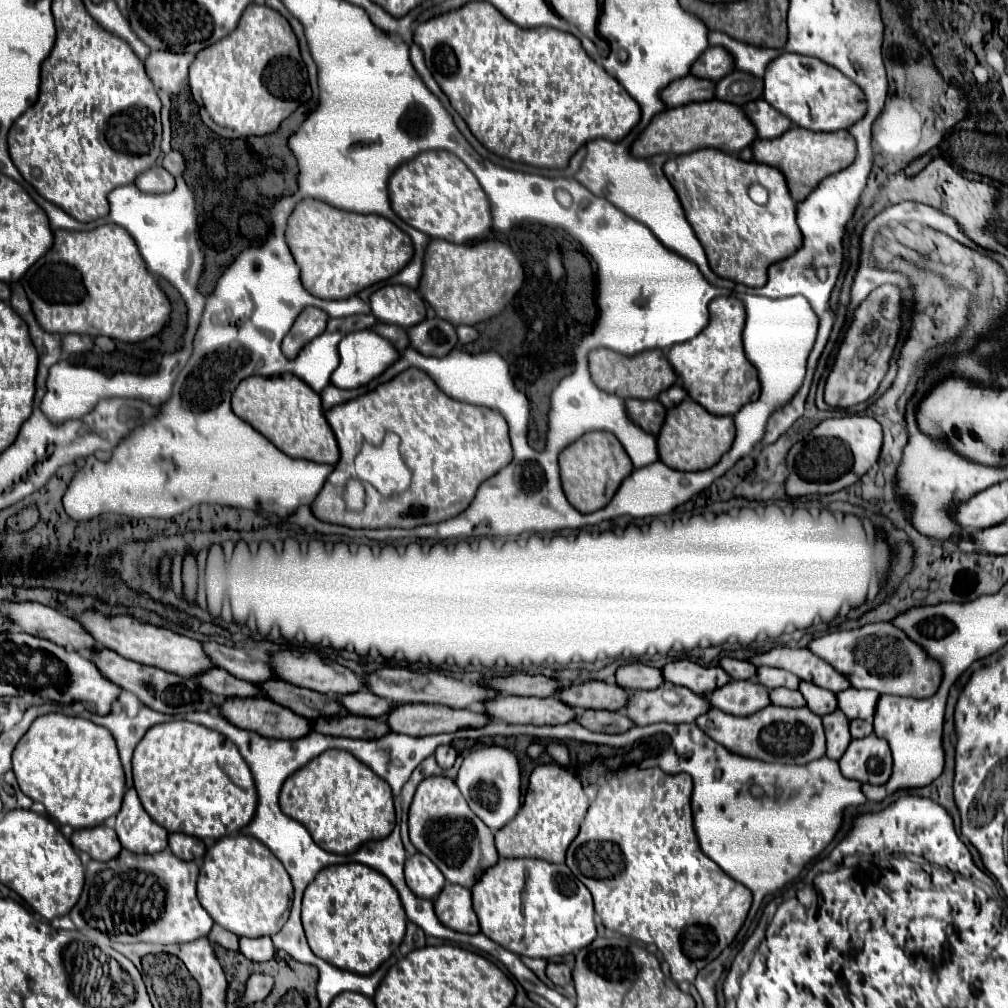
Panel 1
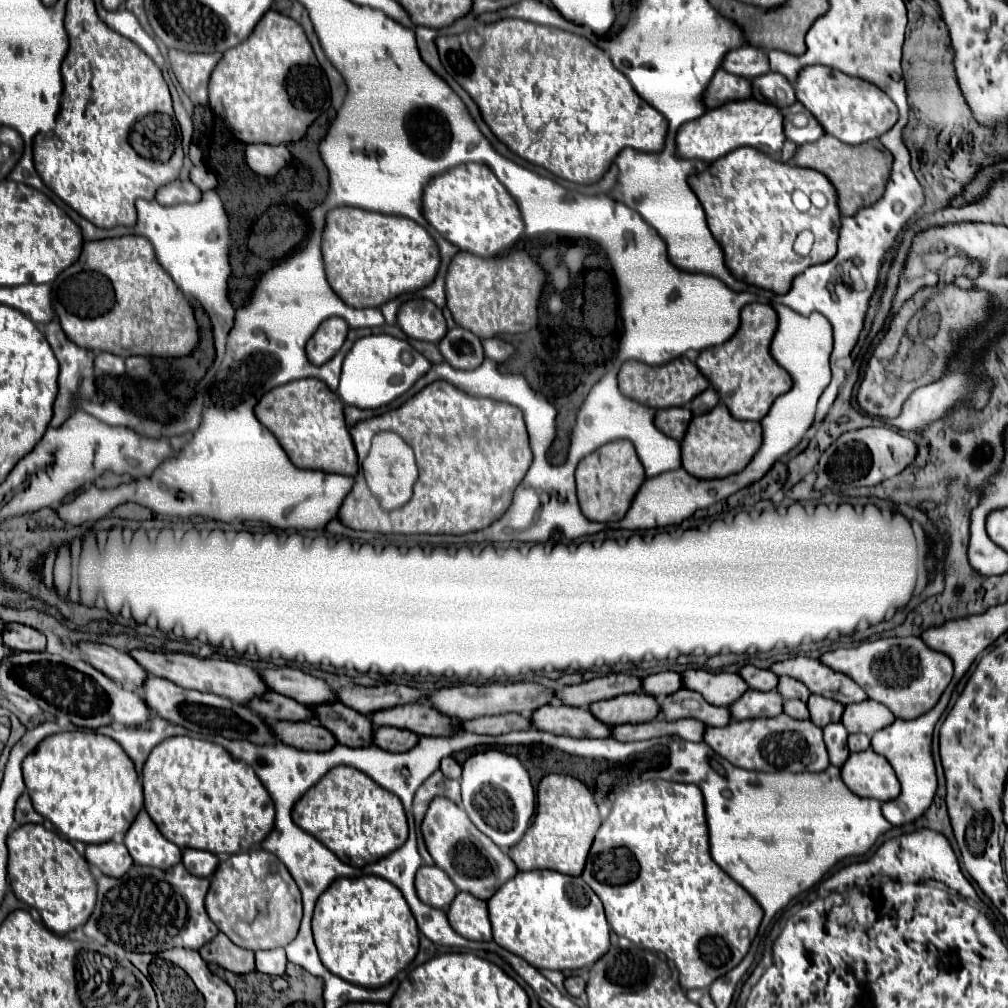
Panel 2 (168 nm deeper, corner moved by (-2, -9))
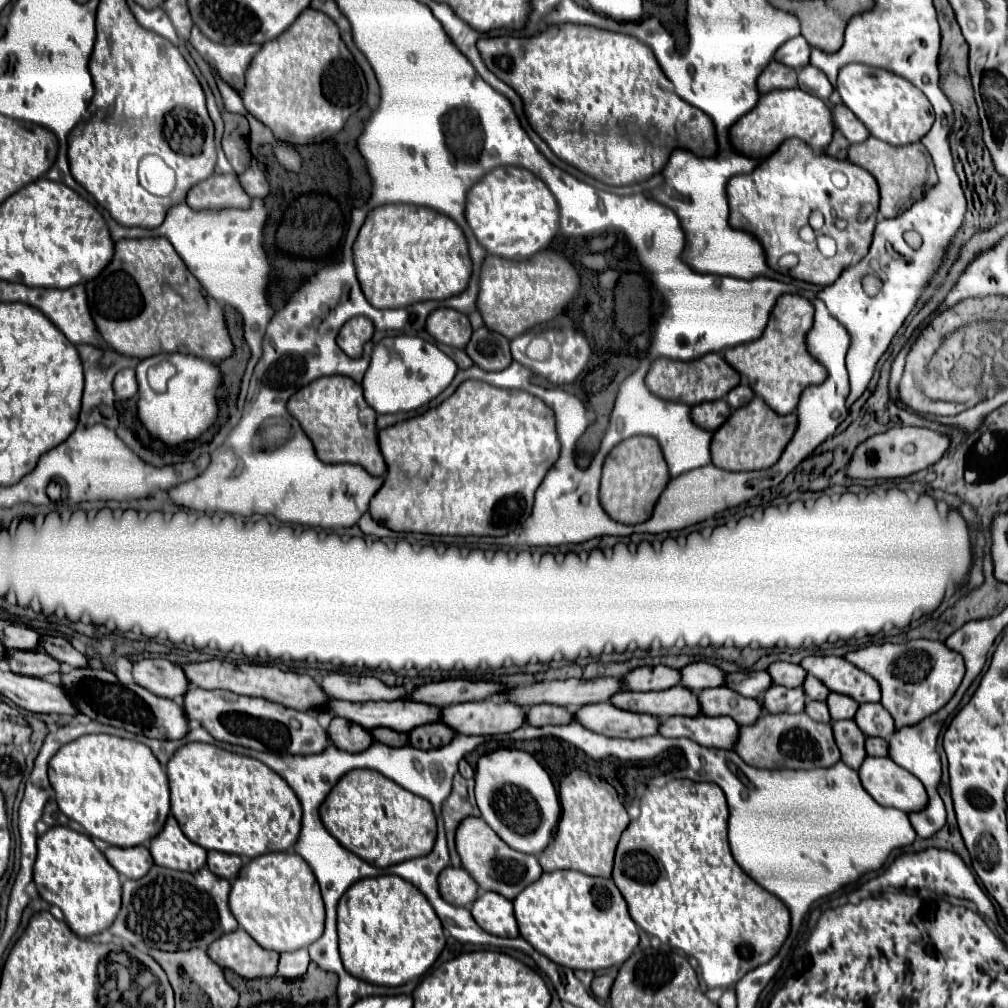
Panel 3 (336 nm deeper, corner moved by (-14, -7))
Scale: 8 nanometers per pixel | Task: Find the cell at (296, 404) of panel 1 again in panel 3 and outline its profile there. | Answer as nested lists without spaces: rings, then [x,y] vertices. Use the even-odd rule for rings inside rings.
[[[330,375],[312,381],[310,385],[296,391],[288,403],[288,413],[300,423],[308,439],[312,441],[316,455],[322,463],[356,463],[370,475],[384,475],[386,465],[380,457],[376,439],[376,413],[362,397],[362,389],[350,377]],[[324,425],[324,435],[322,435]]]

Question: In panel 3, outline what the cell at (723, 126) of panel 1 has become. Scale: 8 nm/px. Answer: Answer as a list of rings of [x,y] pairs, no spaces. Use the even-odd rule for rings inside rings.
[[[784,89],[784,91],[772,91],[768,95],[762,95],[756,103],[756,109],[748,111],[744,117],[740,117],[738,123],[730,127],[732,135],[730,141],[734,149],[748,157],[764,157],[764,153],[772,153],[780,141],[798,137],[804,143],[812,145],[816,151],[824,151],[832,139],[832,117],[828,115],[828,105],[810,95],[804,89]]]

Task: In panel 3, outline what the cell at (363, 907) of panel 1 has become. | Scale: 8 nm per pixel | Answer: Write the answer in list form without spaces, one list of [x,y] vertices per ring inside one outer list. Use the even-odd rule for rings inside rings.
[[[396,875],[360,879],[338,901],[338,945],[344,969],[366,983],[398,987],[414,977],[422,977],[444,949],[446,937],[428,899],[408,881]]]

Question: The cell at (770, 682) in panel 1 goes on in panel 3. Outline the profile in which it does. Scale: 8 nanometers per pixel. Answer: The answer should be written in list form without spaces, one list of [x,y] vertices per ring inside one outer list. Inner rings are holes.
[[[808,675],[808,677],[806,677],[802,689],[804,689],[806,697],[808,697],[808,699],[814,699],[814,701],[826,701],[826,697],[828,697],[828,693],[830,693],[828,687],[826,687],[822,681],[818,681],[814,675]]]

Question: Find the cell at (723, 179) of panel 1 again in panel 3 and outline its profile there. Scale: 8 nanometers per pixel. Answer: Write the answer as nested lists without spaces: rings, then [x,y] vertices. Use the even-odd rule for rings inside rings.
[[[800,139],[784,141],[774,153],[760,159],[752,173],[732,177],[726,185],[726,193],[730,203],[730,227],[742,229],[758,239],[766,253],[766,263],[774,271],[780,271],[778,261],[782,255],[794,253],[798,257],[798,263],[796,267],[788,269],[788,275],[824,287],[830,285],[844,267],[850,263],[856,265],[868,253],[876,217],[870,215],[868,219],[860,221],[858,213],[862,205],[878,203],[878,187],[874,177],[850,161],[814,151]],[[834,171],[842,171],[848,177],[848,187],[834,187],[830,181],[830,175]],[[812,211],[820,211],[824,215],[824,227],[820,233],[830,235],[838,245],[836,255],[830,259],[822,257],[816,245],[804,243],[798,235],[800,227],[808,225]],[[850,247],[854,247],[854,251],[850,251]]]

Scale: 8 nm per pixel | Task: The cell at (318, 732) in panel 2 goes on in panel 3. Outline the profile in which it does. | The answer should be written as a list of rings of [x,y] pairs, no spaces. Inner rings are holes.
[[[332,719],[332,723],[328,725],[328,737],[332,739],[334,747],[344,749],[348,753],[360,753],[372,743],[370,731],[360,725],[352,725],[344,719]]]

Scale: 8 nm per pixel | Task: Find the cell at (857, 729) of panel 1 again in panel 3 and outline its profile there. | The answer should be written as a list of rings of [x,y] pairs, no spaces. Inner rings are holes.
[[[866,737],[866,753],[872,757],[888,755],[888,741],[882,737]]]

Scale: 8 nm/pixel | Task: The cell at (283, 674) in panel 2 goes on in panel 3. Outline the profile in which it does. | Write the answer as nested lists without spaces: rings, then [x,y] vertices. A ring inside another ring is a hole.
[[[330,673],[320,679],[322,691],[332,699],[344,699],[352,703],[364,701],[394,701],[406,697],[406,687],[388,687],[376,677],[362,677],[350,673]]]

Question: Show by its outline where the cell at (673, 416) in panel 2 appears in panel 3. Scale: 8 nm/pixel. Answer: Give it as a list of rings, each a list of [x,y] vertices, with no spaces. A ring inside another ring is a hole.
[[[724,399],[700,403],[690,409],[690,417],[692,417],[694,425],[698,425],[704,431],[716,431],[728,415],[730,415],[730,407],[726,405]]]

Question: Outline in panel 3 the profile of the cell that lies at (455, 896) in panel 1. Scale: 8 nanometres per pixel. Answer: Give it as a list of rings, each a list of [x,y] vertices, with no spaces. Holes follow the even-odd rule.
[[[482,893],[472,903],[470,913],[486,933],[496,937],[518,937],[512,901],[500,897],[498,893]]]

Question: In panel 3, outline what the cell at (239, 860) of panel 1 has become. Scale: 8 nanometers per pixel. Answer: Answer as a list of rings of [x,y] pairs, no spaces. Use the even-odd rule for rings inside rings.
[[[264,853],[246,863],[232,881],[228,905],[238,925],[264,949],[296,951],[314,943],[324,931],[324,903],[308,863],[292,853]]]

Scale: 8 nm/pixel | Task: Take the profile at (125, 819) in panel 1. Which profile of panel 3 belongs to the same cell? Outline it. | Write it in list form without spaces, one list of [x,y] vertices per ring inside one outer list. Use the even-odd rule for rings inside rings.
[[[168,815],[160,833],[152,837],[150,853],[156,865],[178,871],[196,871],[206,865],[206,851],[180,831],[172,815]]]

